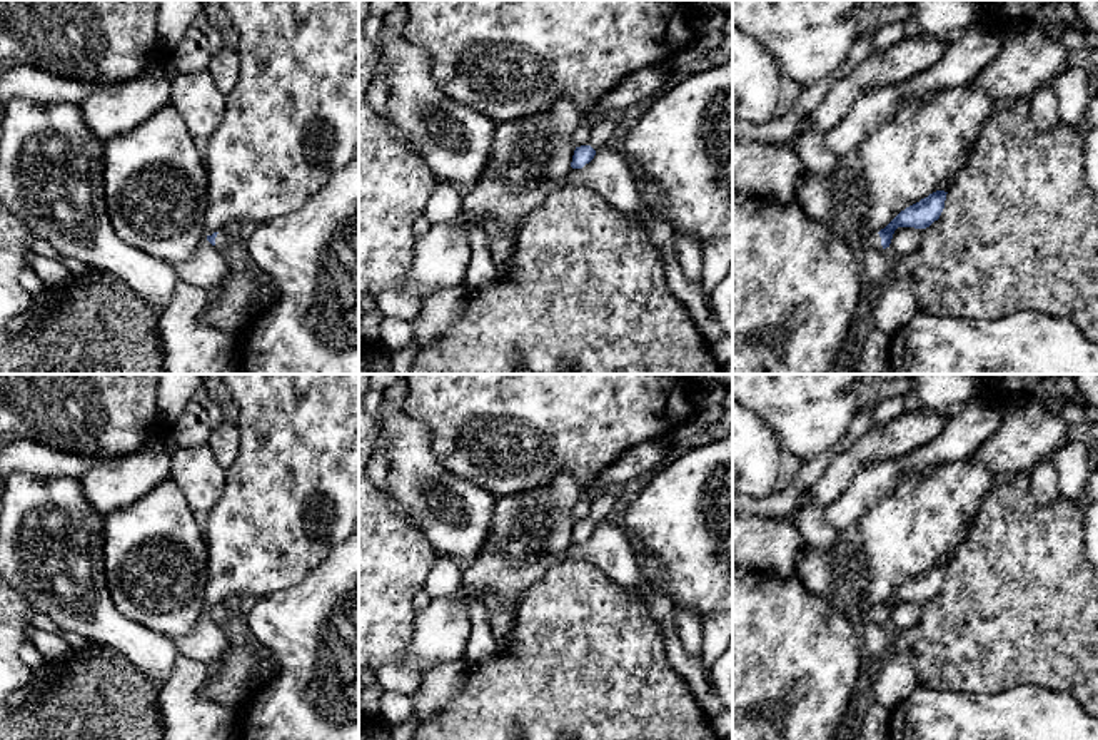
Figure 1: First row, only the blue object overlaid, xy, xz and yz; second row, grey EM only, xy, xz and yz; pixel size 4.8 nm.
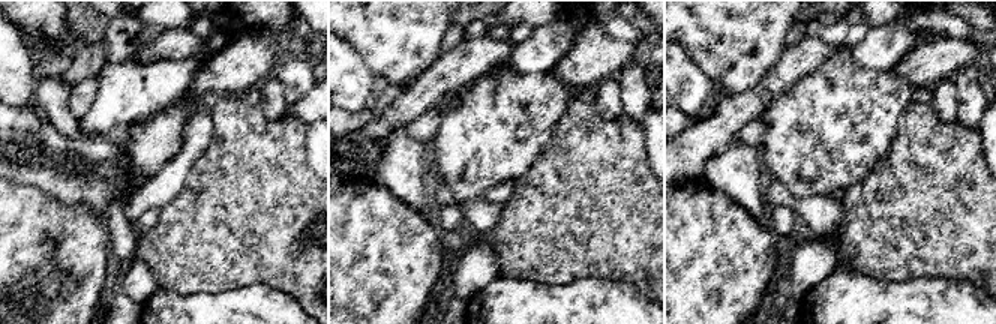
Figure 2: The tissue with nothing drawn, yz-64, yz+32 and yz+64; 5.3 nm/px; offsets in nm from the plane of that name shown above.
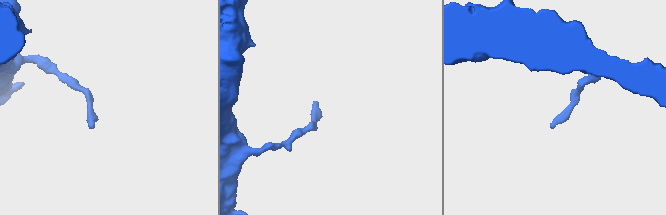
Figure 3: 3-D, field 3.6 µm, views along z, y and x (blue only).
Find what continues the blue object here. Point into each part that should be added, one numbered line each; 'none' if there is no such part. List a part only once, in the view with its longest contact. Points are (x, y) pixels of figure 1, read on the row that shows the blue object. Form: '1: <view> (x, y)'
1: yz (865, 241)

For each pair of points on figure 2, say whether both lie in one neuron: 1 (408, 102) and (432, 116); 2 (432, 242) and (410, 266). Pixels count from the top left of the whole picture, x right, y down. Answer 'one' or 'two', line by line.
1: two
2: one

